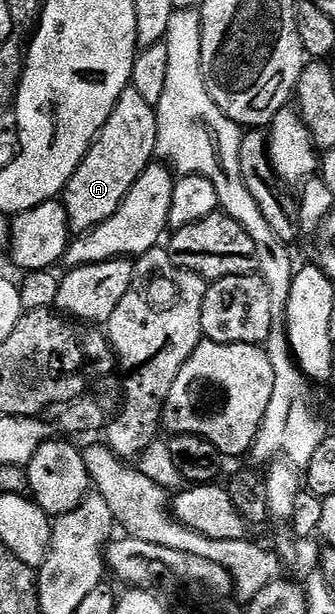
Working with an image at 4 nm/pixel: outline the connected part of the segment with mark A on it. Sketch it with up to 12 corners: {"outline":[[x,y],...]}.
{"outline":[[117,100],[61,201],[82,236],[156,157],[156,107]]}

